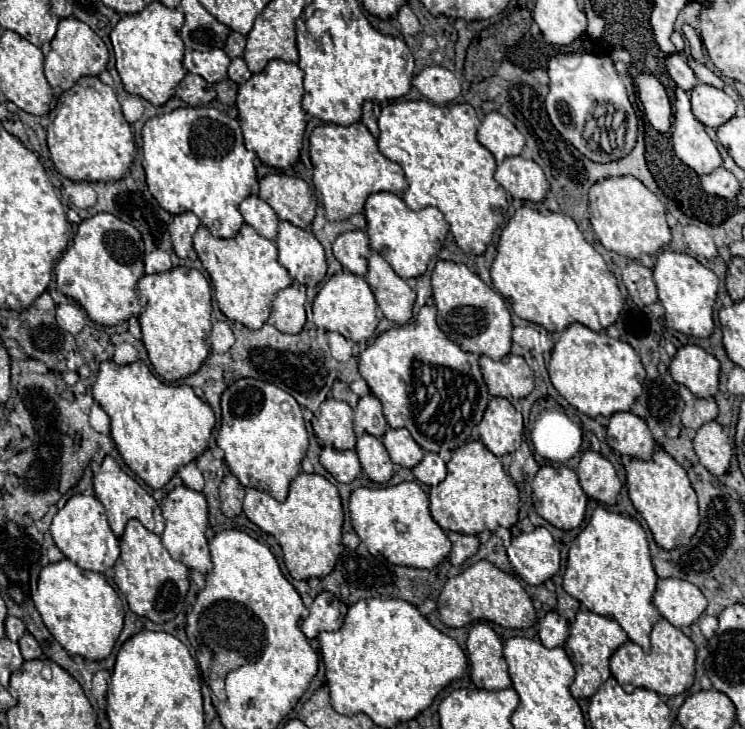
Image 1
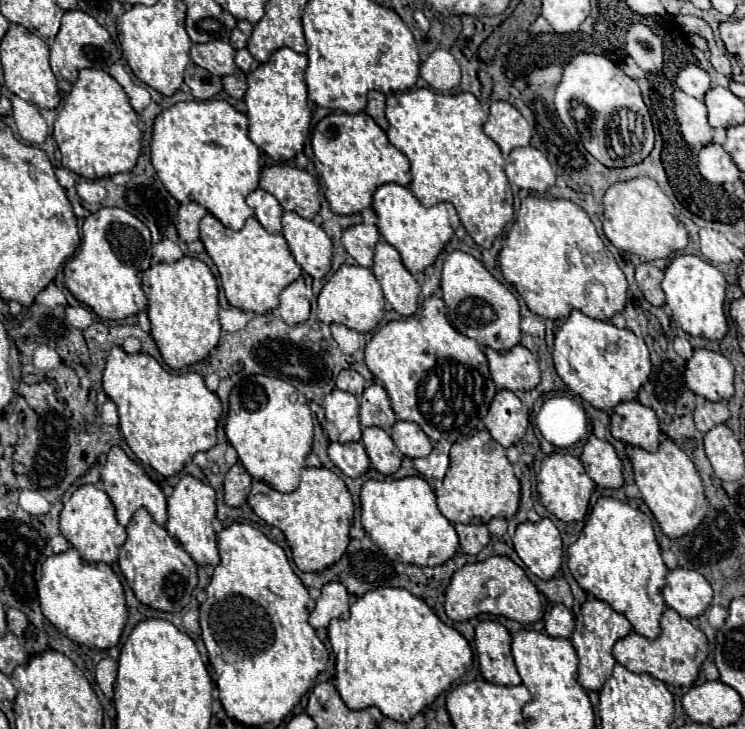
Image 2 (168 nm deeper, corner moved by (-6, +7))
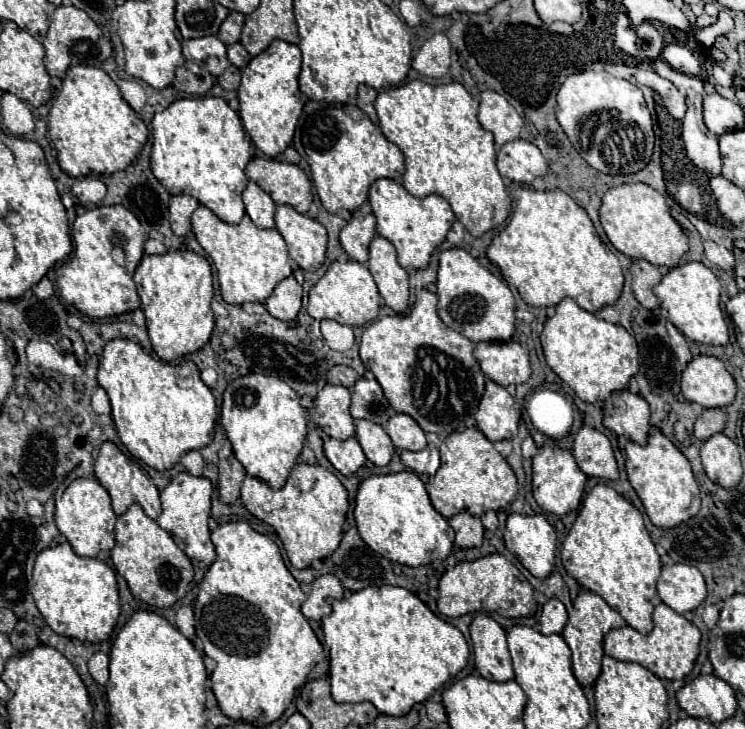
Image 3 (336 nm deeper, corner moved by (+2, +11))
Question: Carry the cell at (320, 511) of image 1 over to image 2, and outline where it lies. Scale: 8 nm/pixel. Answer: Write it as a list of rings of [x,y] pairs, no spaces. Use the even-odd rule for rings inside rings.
[[[304,467],[302,475],[300,475],[300,487],[292,493],[280,493],[276,489],[272,489],[270,485],[262,483],[262,481],[254,481],[250,495],[248,495],[248,505],[252,507],[252,511],[264,519],[266,523],[282,529],[282,533],[286,535],[286,541],[292,549],[292,559],[296,563],[296,567],[300,571],[322,571],[334,563],[340,561],[340,557],[344,555],[348,543],[350,543],[350,521],[354,515],[354,503],[352,503],[352,495],[346,487],[346,483],[332,473],[326,467]]]

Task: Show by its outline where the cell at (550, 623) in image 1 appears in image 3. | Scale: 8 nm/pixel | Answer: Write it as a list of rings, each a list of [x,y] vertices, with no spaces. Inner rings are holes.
[[[548,599],[542,607],[542,615],[538,619],[540,623],[540,633],[542,635],[552,635],[552,633],[562,633],[566,625],[566,609],[562,601],[558,599]]]

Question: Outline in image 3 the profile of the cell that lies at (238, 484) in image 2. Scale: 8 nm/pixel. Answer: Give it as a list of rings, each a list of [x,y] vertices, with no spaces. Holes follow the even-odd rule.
[[[230,455],[228,459],[222,459],[218,467],[220,467],[218,499],[222,503],[236,503],[240,499],[240,487],[246,477],[246,471],[234,455]]]

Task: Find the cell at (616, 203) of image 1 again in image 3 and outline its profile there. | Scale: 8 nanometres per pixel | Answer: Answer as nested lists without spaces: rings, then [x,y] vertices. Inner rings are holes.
[[[624,183],[612,187],[602,197],[600,223],[610,243],[632,259],[644,259],[652,265],[672,267],[688,251],[688,237],[670,215],[664,197],[646,183]]]

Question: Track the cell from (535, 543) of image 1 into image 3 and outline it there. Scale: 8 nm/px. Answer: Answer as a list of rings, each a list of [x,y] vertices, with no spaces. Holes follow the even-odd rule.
[[[508,515],[504,529],[506,549],[534,575],[548,577],[556,557],[554,527],[542,515]]]

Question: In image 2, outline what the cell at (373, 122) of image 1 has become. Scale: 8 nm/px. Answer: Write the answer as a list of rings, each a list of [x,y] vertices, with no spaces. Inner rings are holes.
[[[370,91],[370,93],[368,93],[366,113],[368,113],[384,131],[388,129],[388,121],[386,121],[386,115],[384,115],[384,93],[380,93],[380,91]]]

